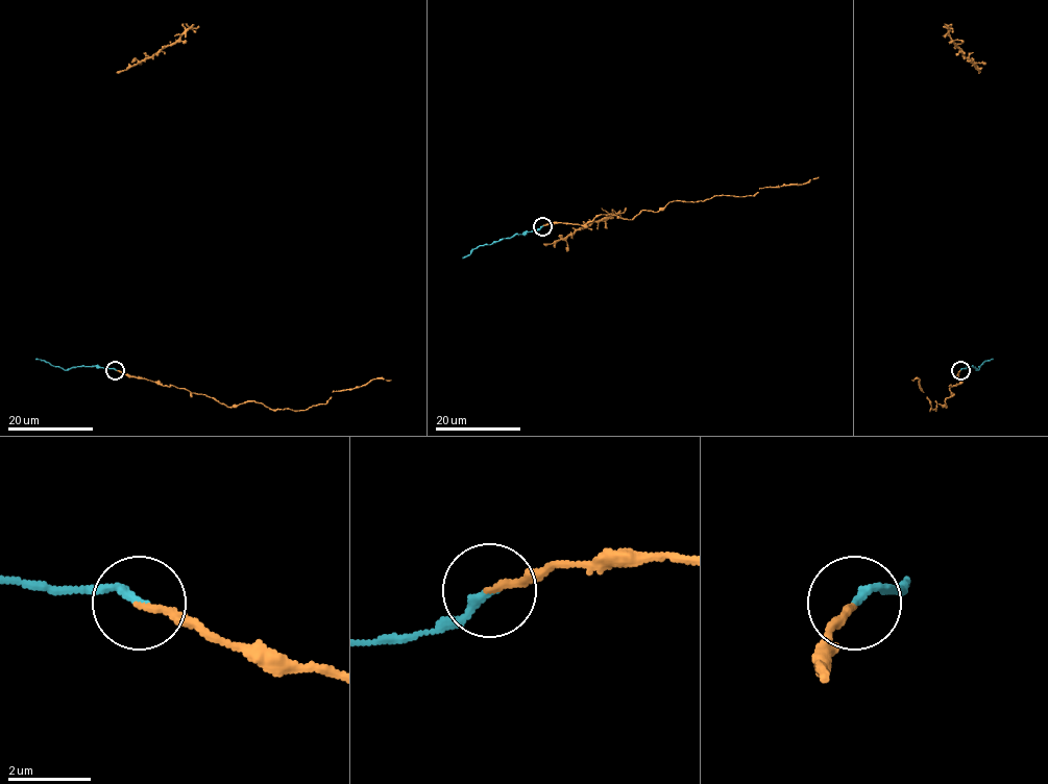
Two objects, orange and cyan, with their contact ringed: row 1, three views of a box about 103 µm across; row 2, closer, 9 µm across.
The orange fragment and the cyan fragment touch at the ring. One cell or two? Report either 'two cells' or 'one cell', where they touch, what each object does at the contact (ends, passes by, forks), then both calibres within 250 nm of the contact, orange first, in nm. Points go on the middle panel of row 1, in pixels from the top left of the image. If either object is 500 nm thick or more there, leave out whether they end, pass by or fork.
one cell; at (542, 226); orange ends there; cyan ends there; 160 nm thick on the orange side, 200 nm on the other

